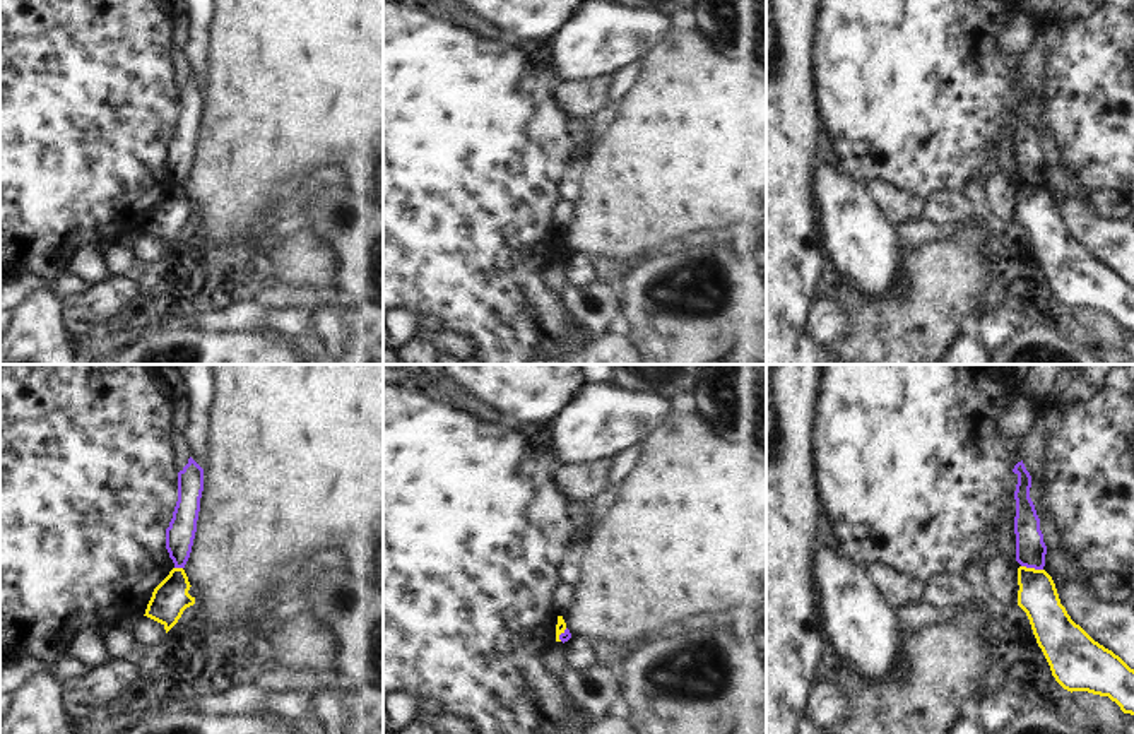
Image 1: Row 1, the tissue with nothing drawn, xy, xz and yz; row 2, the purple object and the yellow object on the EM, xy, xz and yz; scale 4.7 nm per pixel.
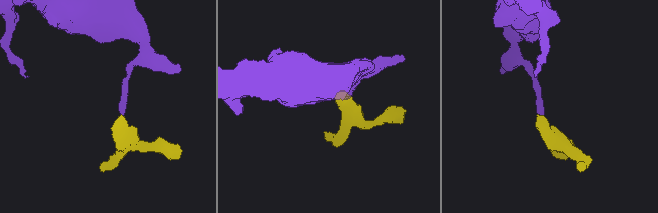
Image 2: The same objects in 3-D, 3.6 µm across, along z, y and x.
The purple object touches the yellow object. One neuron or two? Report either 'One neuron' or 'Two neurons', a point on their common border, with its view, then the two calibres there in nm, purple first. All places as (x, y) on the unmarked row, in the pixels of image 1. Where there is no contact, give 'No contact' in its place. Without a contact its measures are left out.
Two neurons. Touches purple at yz (1032, 183). Thickness 140 nm (purple) against 190 nm.

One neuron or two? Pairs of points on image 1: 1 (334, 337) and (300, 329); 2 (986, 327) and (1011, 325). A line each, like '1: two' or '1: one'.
1: two
2: one

